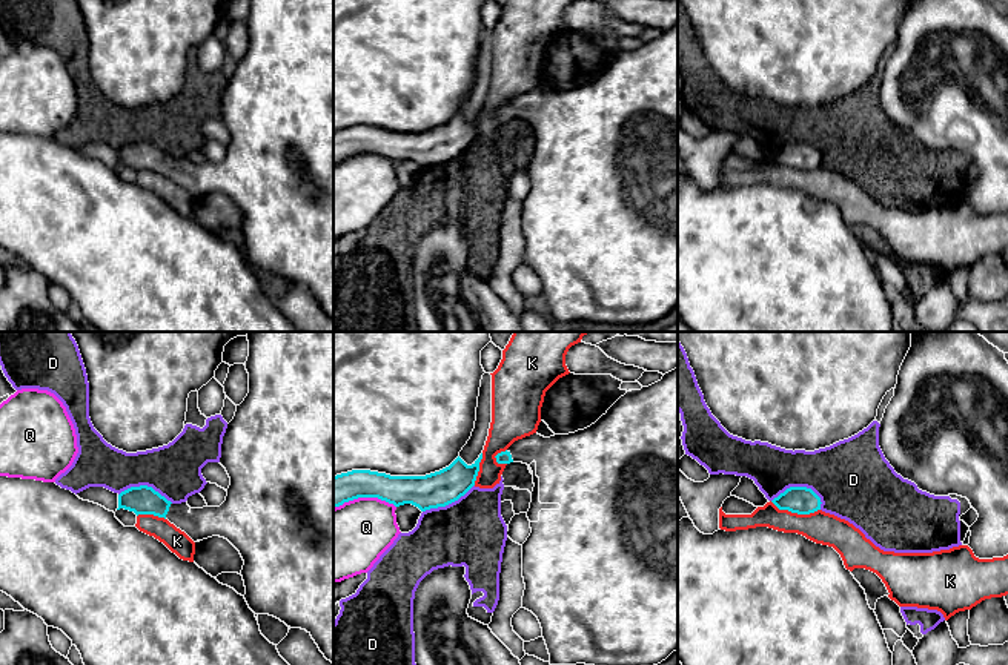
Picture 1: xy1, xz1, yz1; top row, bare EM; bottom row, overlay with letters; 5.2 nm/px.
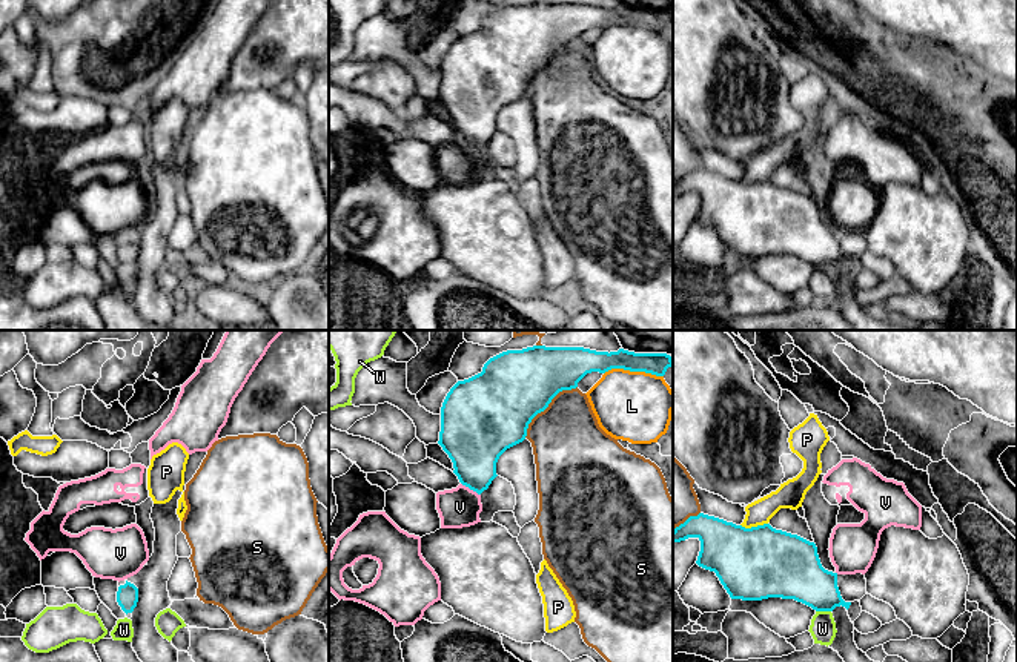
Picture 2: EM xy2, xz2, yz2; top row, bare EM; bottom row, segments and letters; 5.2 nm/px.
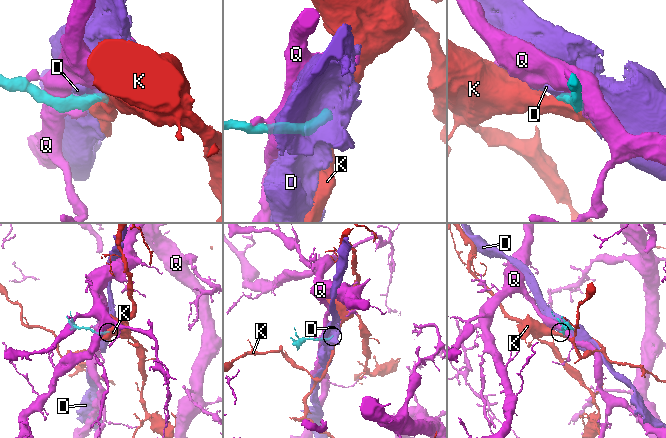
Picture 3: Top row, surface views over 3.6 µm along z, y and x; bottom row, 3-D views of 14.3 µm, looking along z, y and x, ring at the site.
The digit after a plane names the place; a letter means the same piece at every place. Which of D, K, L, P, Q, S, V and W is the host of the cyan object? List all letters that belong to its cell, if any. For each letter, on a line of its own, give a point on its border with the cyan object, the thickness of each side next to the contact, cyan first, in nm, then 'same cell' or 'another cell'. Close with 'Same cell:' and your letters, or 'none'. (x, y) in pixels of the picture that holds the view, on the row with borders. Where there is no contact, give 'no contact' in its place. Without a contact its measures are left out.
D: meets cyan in yz1 at (798, 487); 140 nm thick on the cyan side, 340 nm on the other; another cell
K: meets cyan in yz1 at (795, 512); 140 nm thick on the cyan side, 170 nm on the other; another cell
L: meets cyan in xz2 at (633, 370); 120 nm thick on the cyan side, 360 nm on the other; another cell
P: meets cyan in yz2 at (753, 527); 380 nm thick on the cyan side, 140 nm on the other; another cell
Q: meets cyan in xz1 at (364, 496); 160 nm thick on the cyan side, 360 nm on the other; another cell
S: meets cyan in xz2 at (546, 407); 380 nm thick on the cyan side, 380 nm on the other; another cell
V: meets cyan in xz2 at (470, 489); 300 nm thick on the cyan side, 220 nm on the other; another cell
W: meets cyan in yz2 at (824, 610); 280 nm thick on the cyan side, 140 nm on the other; another cell
Same cell: none

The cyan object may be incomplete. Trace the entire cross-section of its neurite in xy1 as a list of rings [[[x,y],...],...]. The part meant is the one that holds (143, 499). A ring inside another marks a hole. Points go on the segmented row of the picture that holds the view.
[[[249,332],[249,356],[246,370],[249,373],[249,393],[237,405],[234,419],[227,424],[221,444],[220,464],[226,468],[230,485],[226,501],[220,507],[191,508],[187,502],[172,504],[152,487],[131,487],[118,495],[118,508],[138,514],[154,514],[167,519],[184,531],[194,542],[212,536],[227,539],[241,554],[244,565],[241,576],[246,587],[244,599],[255,614],[269,614],[290,628],[306,630],[320,651],[333,663],[333,332]]]

